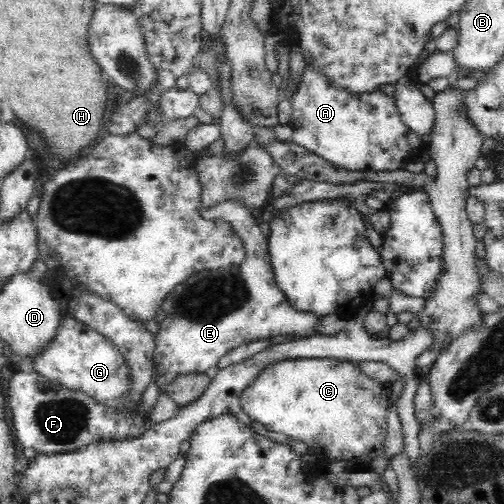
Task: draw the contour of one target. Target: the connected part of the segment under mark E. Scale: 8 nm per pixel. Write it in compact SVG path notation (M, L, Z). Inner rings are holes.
M229 197L220 204L202 209L201 216L204 220L222 221L228 224L232 228L232 233L236 235L237 240L240 240L242 247L244 247L245 257L240 264L218 270L218 272L199 271L188 276L184 282L174 286L163 302L157 306L155 320L158 324L158 332L156 332L155 337L153 364L155 365L154 370L156 370L154 384L156 384L160 394L167 392L167 386L179 376L188 374L212 375L217 372L220 359L242 344L248 344L254 340L264 340L264 338L270 339L272 336L289 335L303 338L316 335L313 330L319 319L307 312L294 310L276 287L268 242L258 227L254 210L245 205L242 199Z

